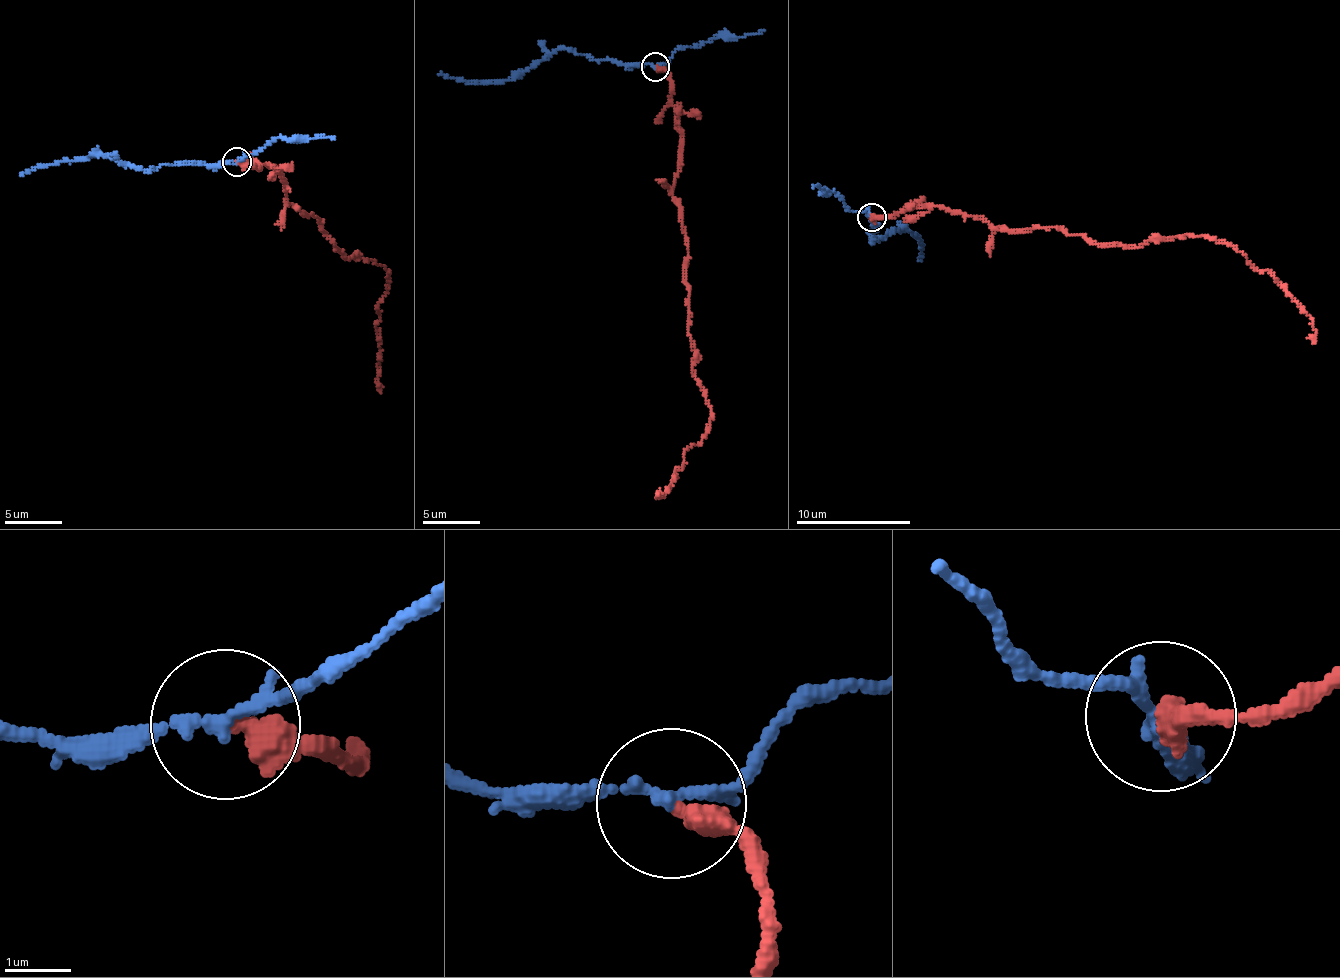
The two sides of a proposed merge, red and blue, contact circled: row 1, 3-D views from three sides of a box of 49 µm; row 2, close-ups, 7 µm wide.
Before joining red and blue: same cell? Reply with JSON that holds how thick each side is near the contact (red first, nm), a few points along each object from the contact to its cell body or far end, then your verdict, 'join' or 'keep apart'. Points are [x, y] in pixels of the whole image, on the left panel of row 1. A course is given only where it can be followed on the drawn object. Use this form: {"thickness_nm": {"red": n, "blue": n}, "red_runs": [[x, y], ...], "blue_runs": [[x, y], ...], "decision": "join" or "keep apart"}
{"thickness_nm": {"red": 380, "blue": 180}, "red_runs": [[236, 161], [276, 169], [290, 204], [321, 220], [349, 260], [354, 256], [389, 275], [376, 306], [380, 393]], "blue_runs": [[236, 161], [144, 169], [123, 166], [103, 154], [38, 164], [20, 175]], "decision": "keep apart"}

